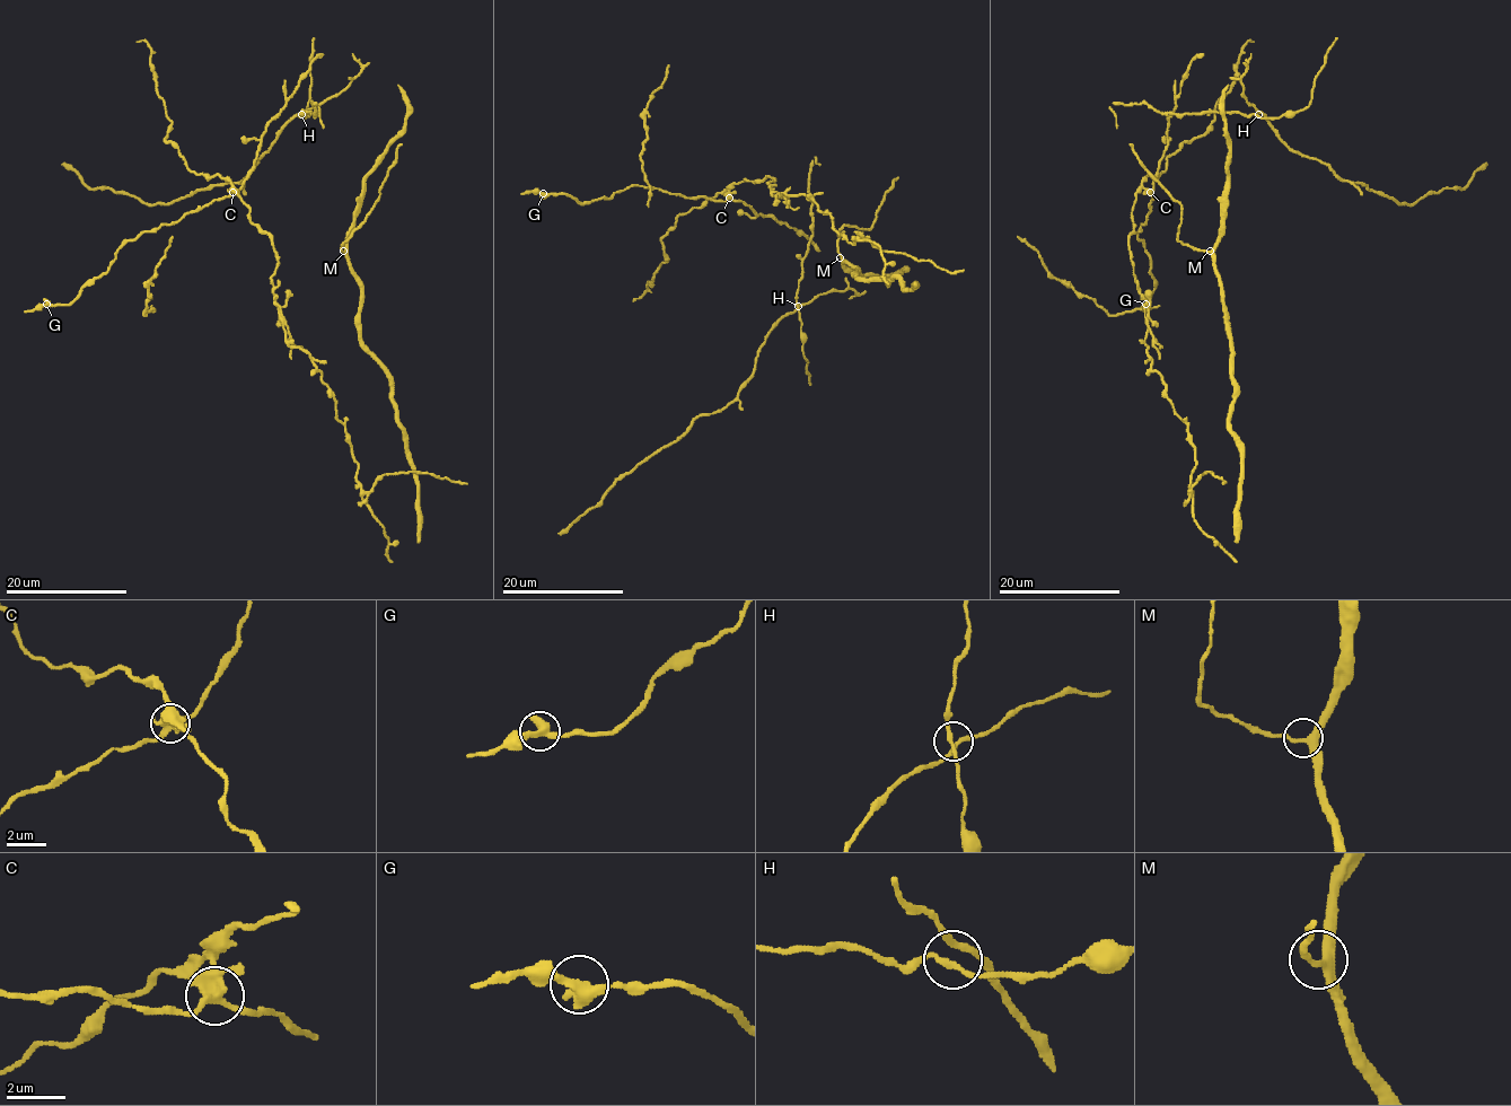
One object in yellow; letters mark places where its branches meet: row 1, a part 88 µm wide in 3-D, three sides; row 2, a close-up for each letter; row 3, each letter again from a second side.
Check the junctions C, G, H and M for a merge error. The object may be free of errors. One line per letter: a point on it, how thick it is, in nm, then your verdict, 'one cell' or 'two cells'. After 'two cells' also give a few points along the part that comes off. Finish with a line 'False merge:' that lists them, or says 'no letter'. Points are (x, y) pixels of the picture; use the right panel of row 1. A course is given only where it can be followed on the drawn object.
C: (1150, 192) | 400 nm | two cells | (1150, 192), (1136, 193), (1129, 236), (1148, 306), (1144, 342), (1188, 427), (1189, 492), (1205, 472), (1221, 483)
G: (1145, 304) | 440 nm | one cell
H: (1258, 114) | 170 nm | one cell
M: (1210, 251) | 280 nm | one cell
False merge: C

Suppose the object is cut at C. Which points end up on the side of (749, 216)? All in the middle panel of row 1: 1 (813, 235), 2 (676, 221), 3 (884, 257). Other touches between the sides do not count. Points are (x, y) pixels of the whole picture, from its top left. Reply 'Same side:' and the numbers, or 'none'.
Same side: 1

